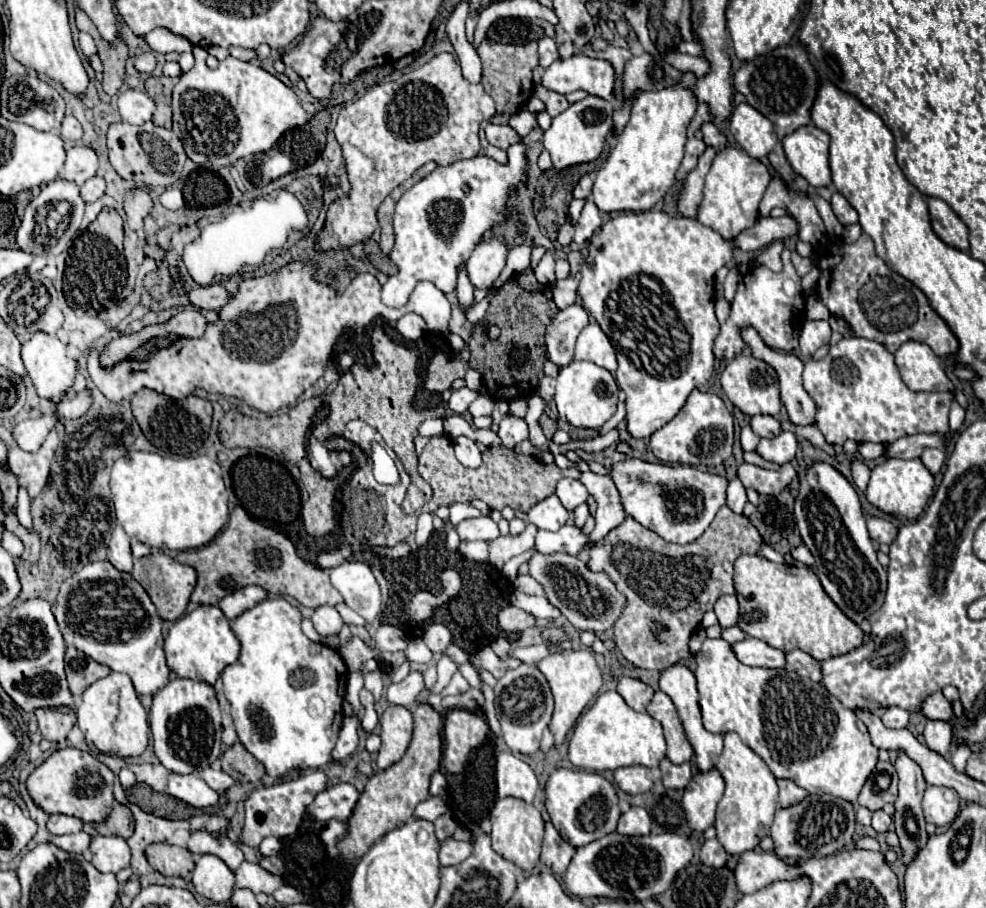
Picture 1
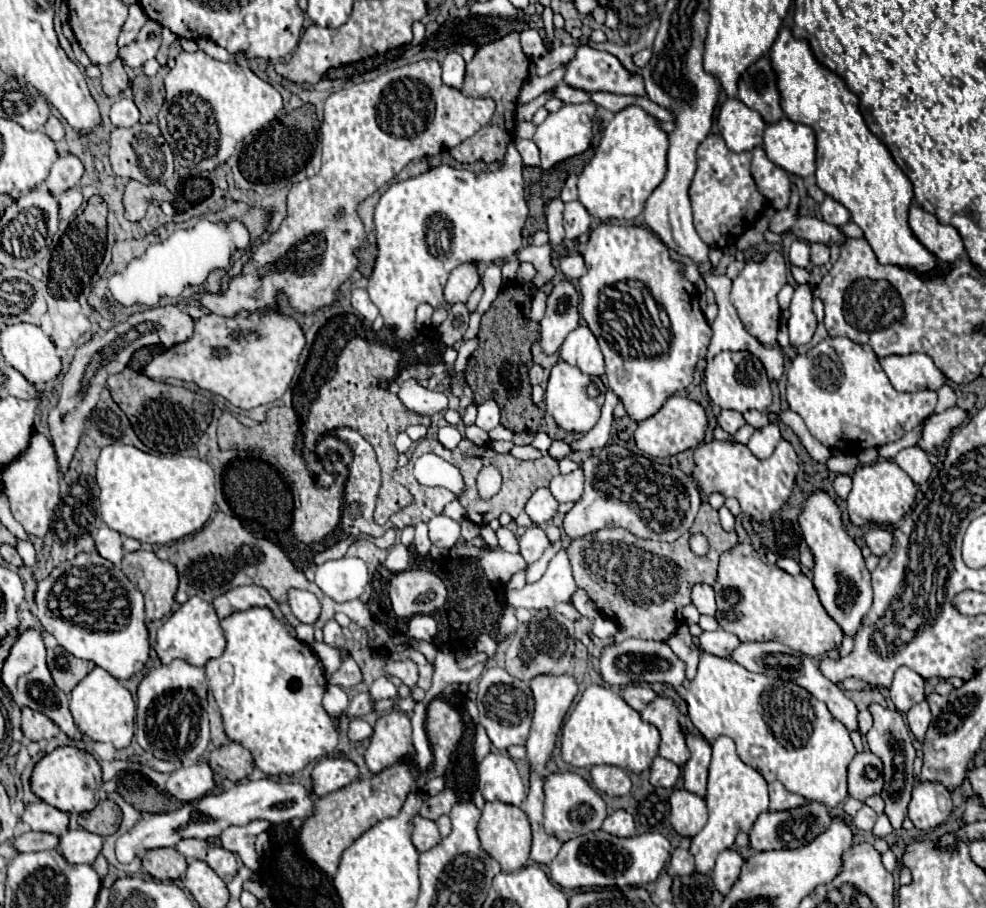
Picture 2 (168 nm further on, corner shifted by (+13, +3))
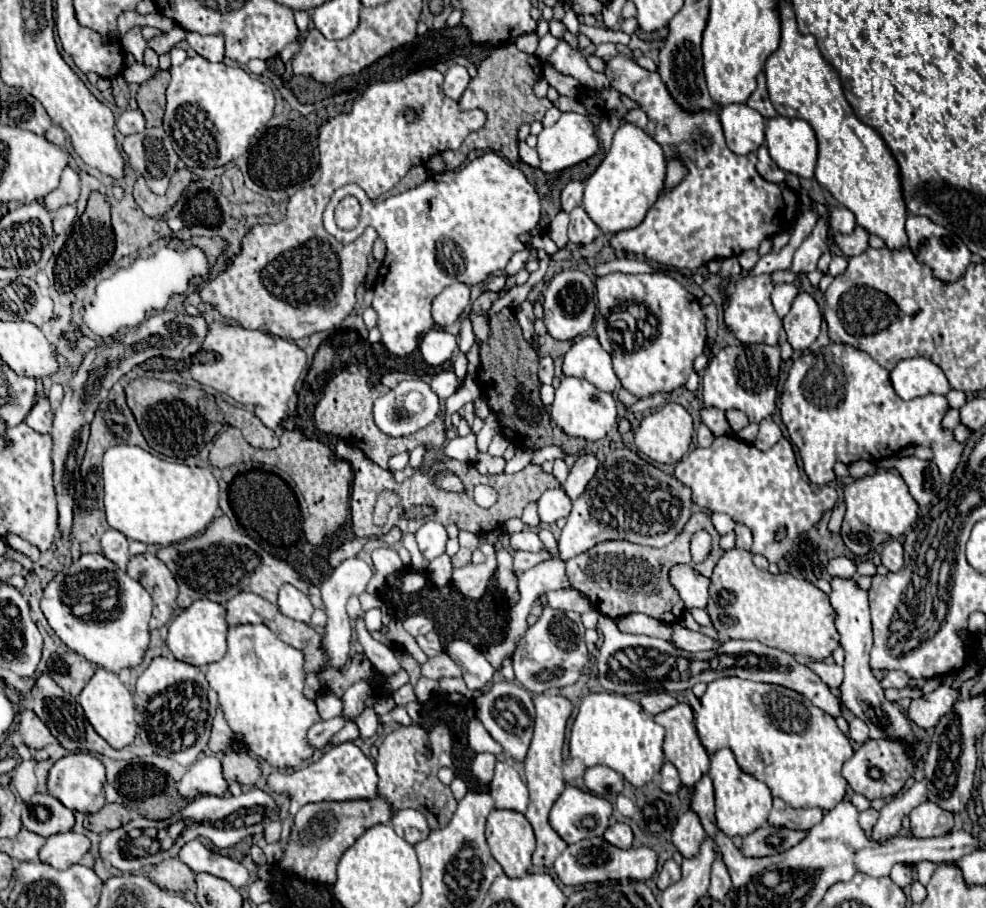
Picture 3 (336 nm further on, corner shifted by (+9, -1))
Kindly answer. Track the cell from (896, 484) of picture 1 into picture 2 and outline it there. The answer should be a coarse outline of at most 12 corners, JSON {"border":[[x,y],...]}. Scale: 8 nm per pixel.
{"border":[[894,460],[858,468],[850,520],[896,524],[916,484]]}

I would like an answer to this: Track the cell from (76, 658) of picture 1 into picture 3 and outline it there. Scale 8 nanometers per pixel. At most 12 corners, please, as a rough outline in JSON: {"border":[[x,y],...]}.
{"border":[[76,652],[54,654],[48,676],[78,696],[96,670]]}

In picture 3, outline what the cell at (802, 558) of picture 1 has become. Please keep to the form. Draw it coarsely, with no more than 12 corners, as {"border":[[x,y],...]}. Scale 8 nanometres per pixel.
{"border":[[845,556],[831,559],[826,569],[831,576],[853,578],[856,564]]}

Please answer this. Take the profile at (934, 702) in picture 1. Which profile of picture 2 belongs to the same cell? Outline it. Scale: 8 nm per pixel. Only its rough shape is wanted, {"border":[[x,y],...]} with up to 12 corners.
{"border":[[906,666],[898,668],[890,698],[908,712],[926,698],[924,678]]}

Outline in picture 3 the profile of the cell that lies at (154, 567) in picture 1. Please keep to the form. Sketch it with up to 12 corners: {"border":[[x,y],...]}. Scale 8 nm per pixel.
{"border":[[150,552],[132,556],[128,574],[152,594],[150,628],[176,612],[178,586]]}

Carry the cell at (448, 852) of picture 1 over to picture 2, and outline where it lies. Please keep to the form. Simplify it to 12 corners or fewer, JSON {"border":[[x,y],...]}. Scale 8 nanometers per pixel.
{"border":[[416,816],[412,842],[428,852],[442,842],[436,822]]}

